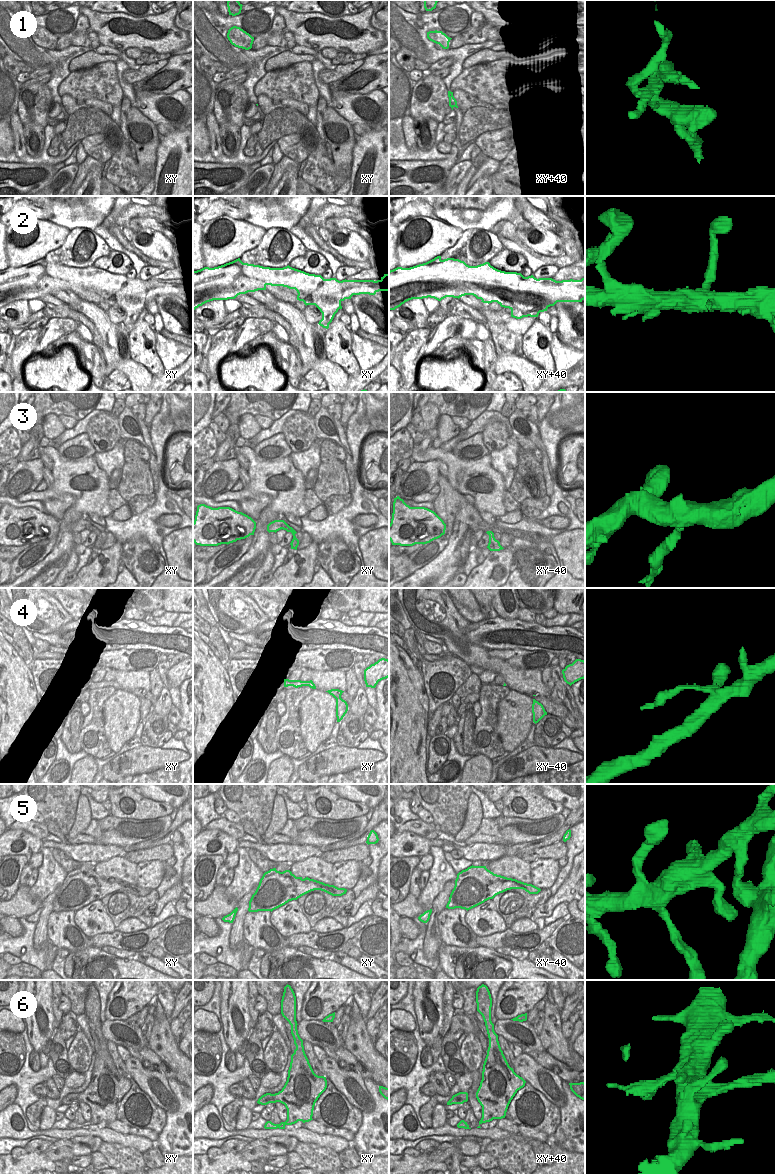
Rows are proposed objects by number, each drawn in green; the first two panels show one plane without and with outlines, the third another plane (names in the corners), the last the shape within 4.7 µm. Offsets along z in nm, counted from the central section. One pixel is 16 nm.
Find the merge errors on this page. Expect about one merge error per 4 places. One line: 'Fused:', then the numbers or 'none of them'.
Fused: 1, 3

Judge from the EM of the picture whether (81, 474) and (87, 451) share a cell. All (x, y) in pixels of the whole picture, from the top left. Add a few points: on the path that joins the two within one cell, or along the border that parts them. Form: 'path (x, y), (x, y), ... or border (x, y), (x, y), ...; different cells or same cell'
border (92, 455), (79, 460), (62, 459); different cells

